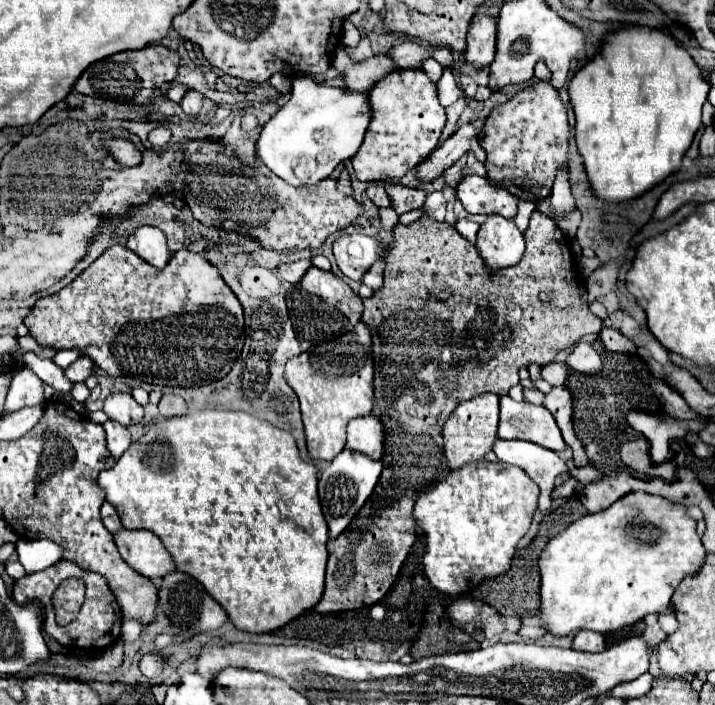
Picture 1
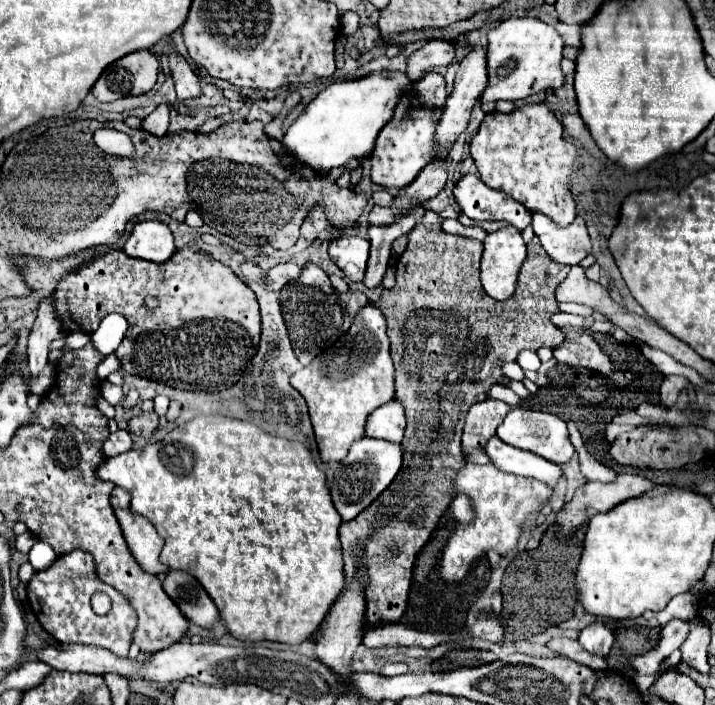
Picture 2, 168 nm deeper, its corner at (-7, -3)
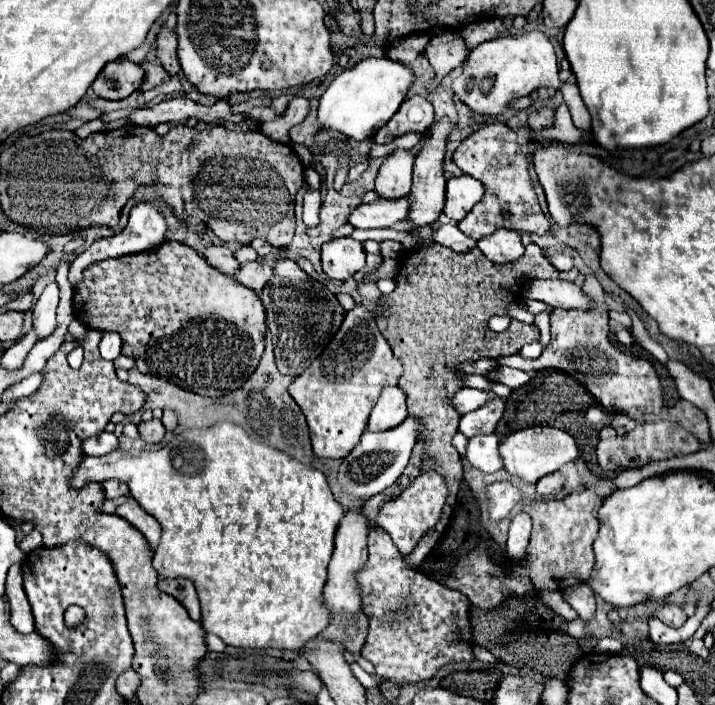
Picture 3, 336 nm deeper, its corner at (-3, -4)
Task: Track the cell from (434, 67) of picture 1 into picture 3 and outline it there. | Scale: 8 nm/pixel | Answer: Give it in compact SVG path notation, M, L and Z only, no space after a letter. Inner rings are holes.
M416 94L416 96L408 98L400 106L396 116L376 134L374 140L378 144L388 144L396 136L402 136L402 134L408 134L408 132L424 134L430 128L432 122L434 122L434 108L432 108L432 104L424 96Z

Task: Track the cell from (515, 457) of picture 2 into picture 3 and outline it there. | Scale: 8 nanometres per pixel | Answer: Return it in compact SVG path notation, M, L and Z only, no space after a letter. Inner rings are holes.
M496 434L470 438L466 448L466 458L474 468L482 472L498 472L504 468L504 458L500 458Z

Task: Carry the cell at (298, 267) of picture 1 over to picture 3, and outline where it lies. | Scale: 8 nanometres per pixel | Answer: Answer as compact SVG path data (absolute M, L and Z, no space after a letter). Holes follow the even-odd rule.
M246 262L242 264L242 268L236 272L234 276L240 284L244 284L246 288L254 290L256 294L262 292L262 288L268 284L268 280L272 278L272 268L264 262Z

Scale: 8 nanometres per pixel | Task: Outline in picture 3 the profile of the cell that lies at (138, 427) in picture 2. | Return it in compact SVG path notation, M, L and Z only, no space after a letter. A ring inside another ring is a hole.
M156 418L138 424L138 434L140 434L140 438L142 438L144 442L148 442L148 444L160 442L160 440L164 438L164 432L166 432L166 428L164 428L162 422L156 420Z

